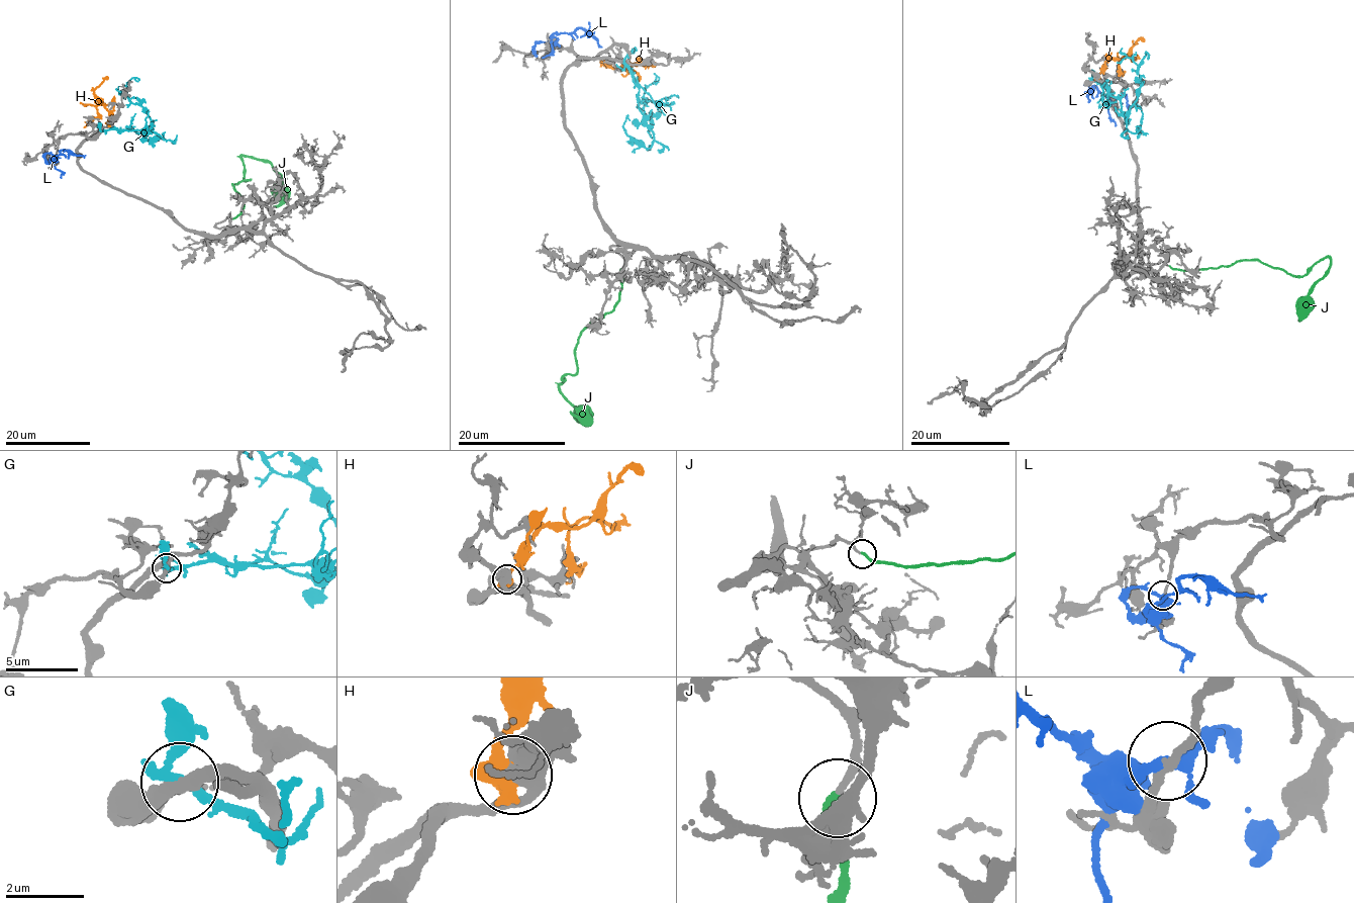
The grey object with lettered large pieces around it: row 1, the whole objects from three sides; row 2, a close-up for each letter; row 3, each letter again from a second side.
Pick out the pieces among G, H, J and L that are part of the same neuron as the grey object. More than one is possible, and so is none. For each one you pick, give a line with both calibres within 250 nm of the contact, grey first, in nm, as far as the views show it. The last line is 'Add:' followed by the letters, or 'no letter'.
J: calibres 130 and 200 nm
Add: J

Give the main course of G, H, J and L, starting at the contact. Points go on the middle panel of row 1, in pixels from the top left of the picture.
G: (630, 54), (624, 63), (638, 87), (648, 124), (653, 125), (645, 114), (646, 100), (659, 105), (659, 112)
H: (640, 63), (624, 66), (638, 75), (640, 81)
J: (621, 269), (616, 306), (583, 331), (576, 373), (560, 385), (590, 417), (581, 423), (570, 412)
L: (554, 44), (557, 35), (580, 28), (591, 32), (601, 47)

